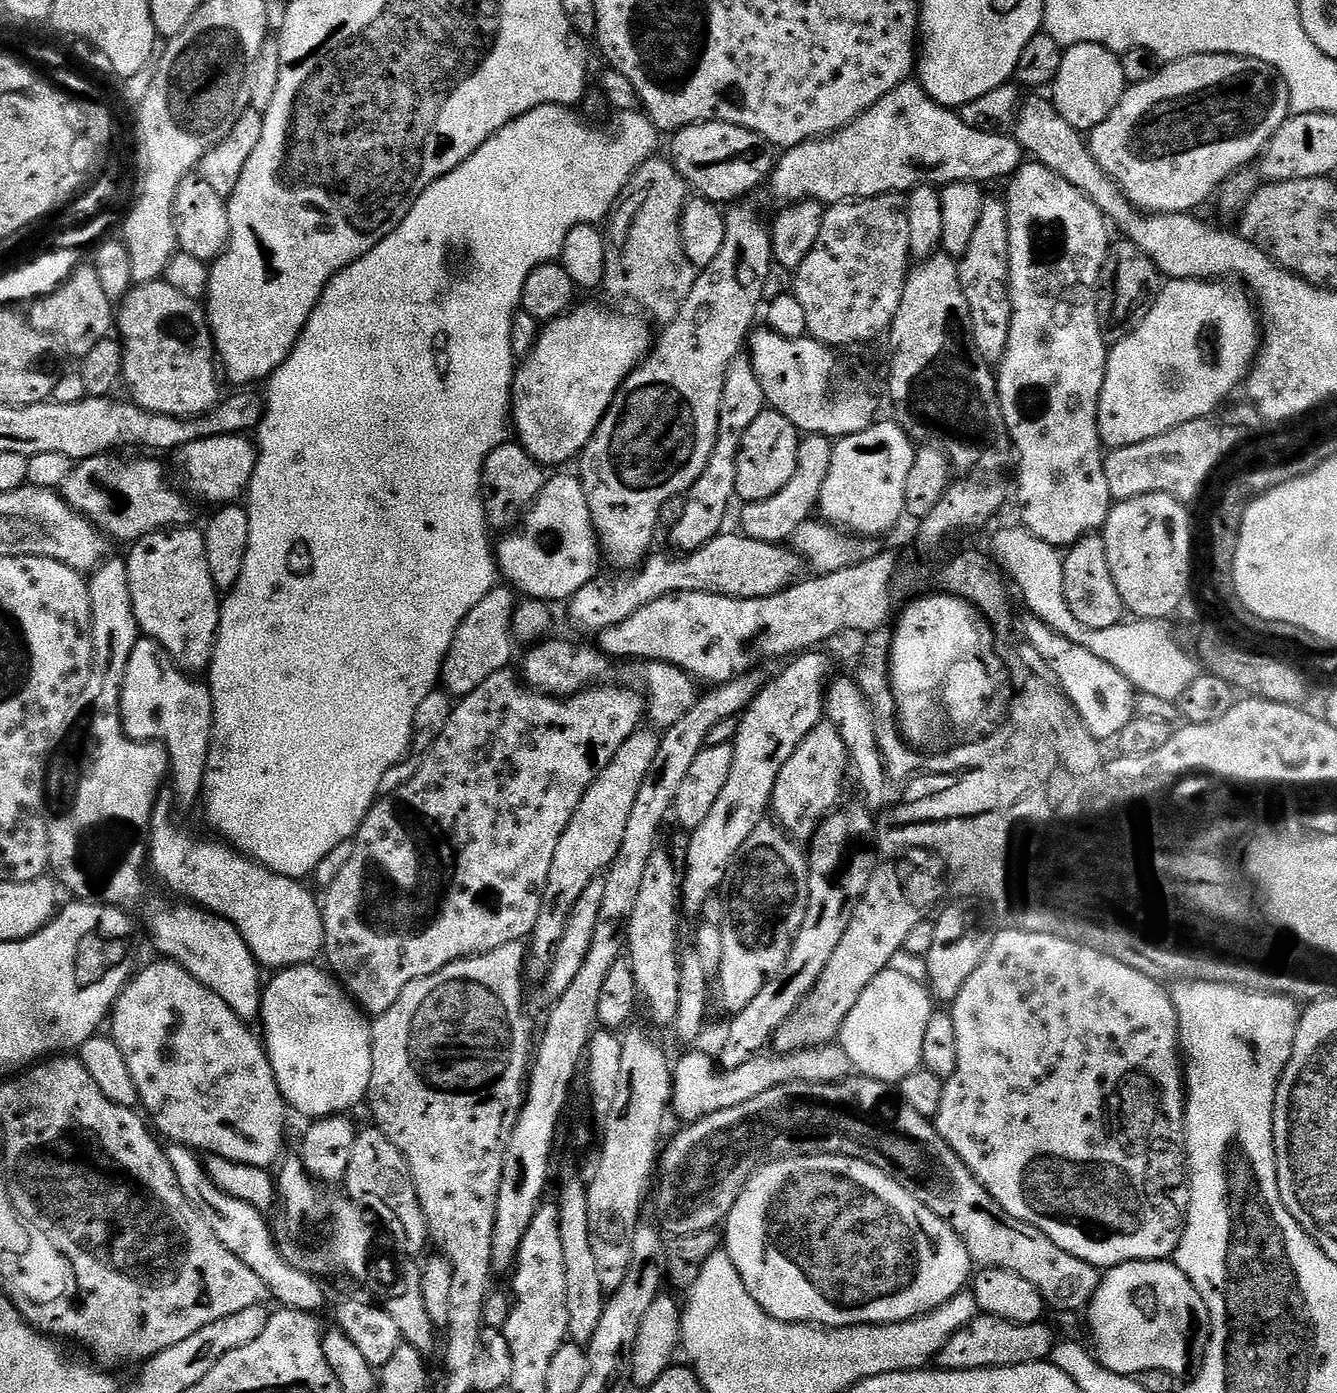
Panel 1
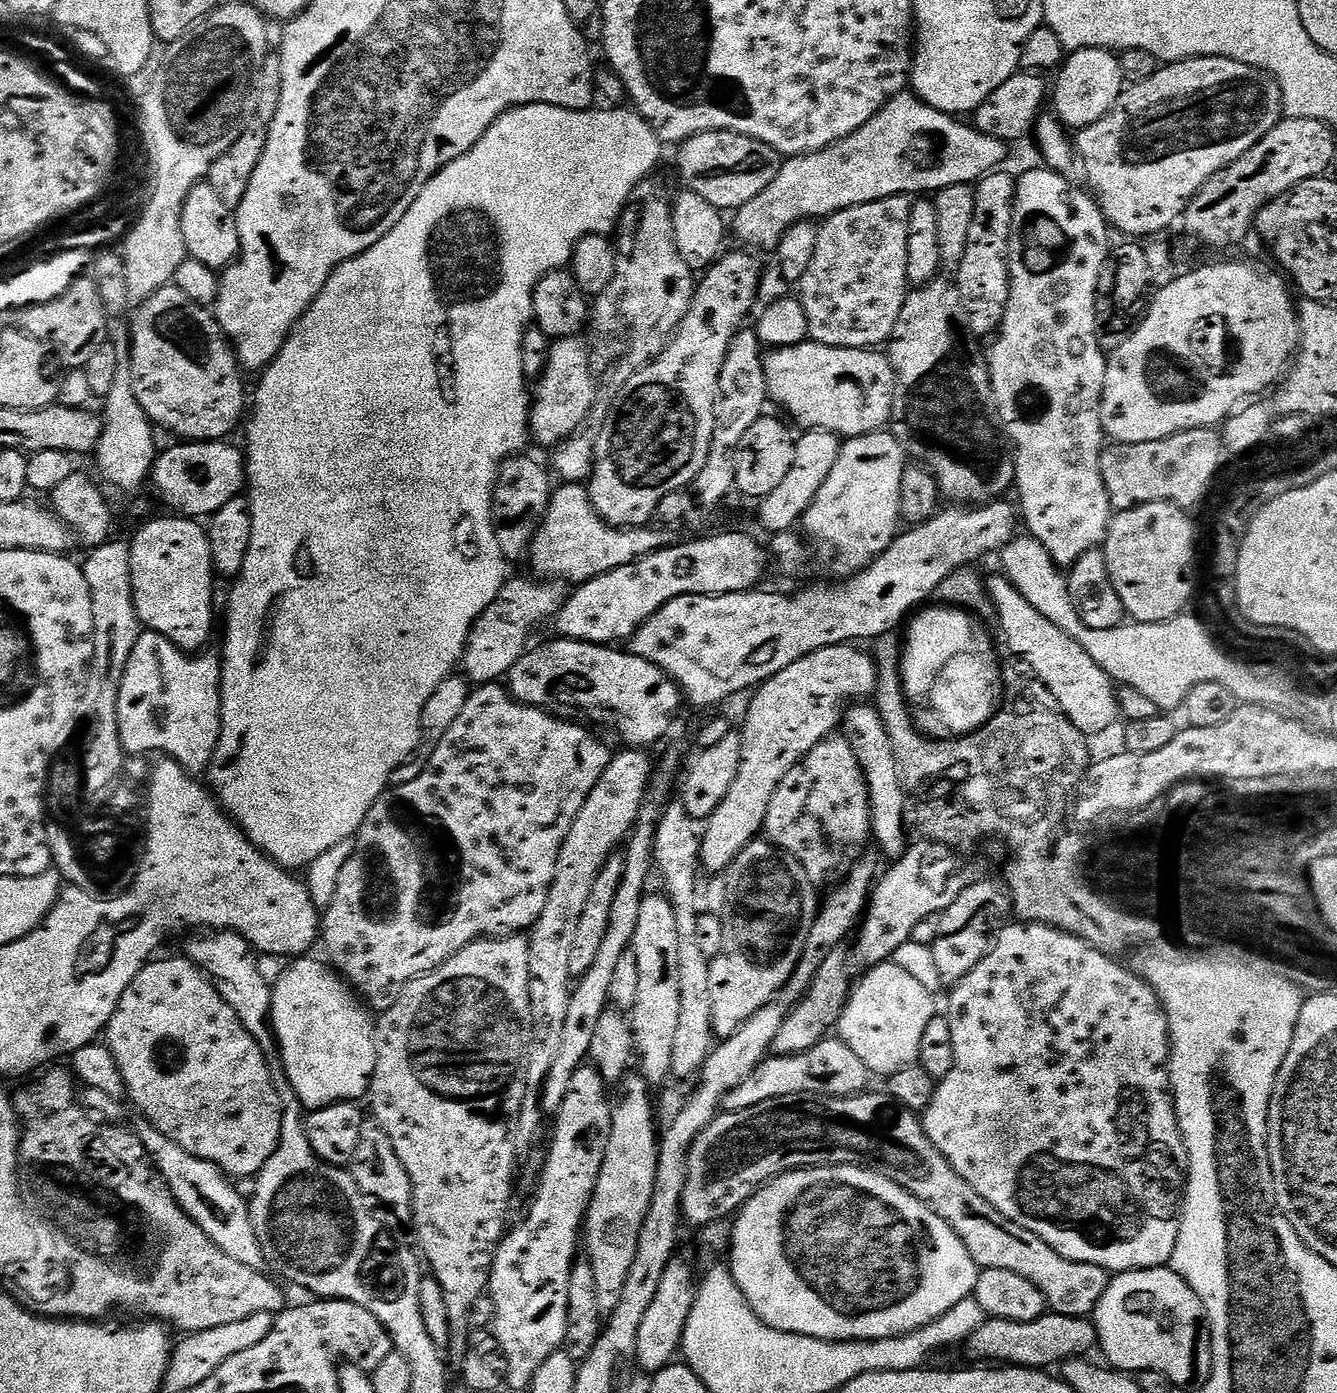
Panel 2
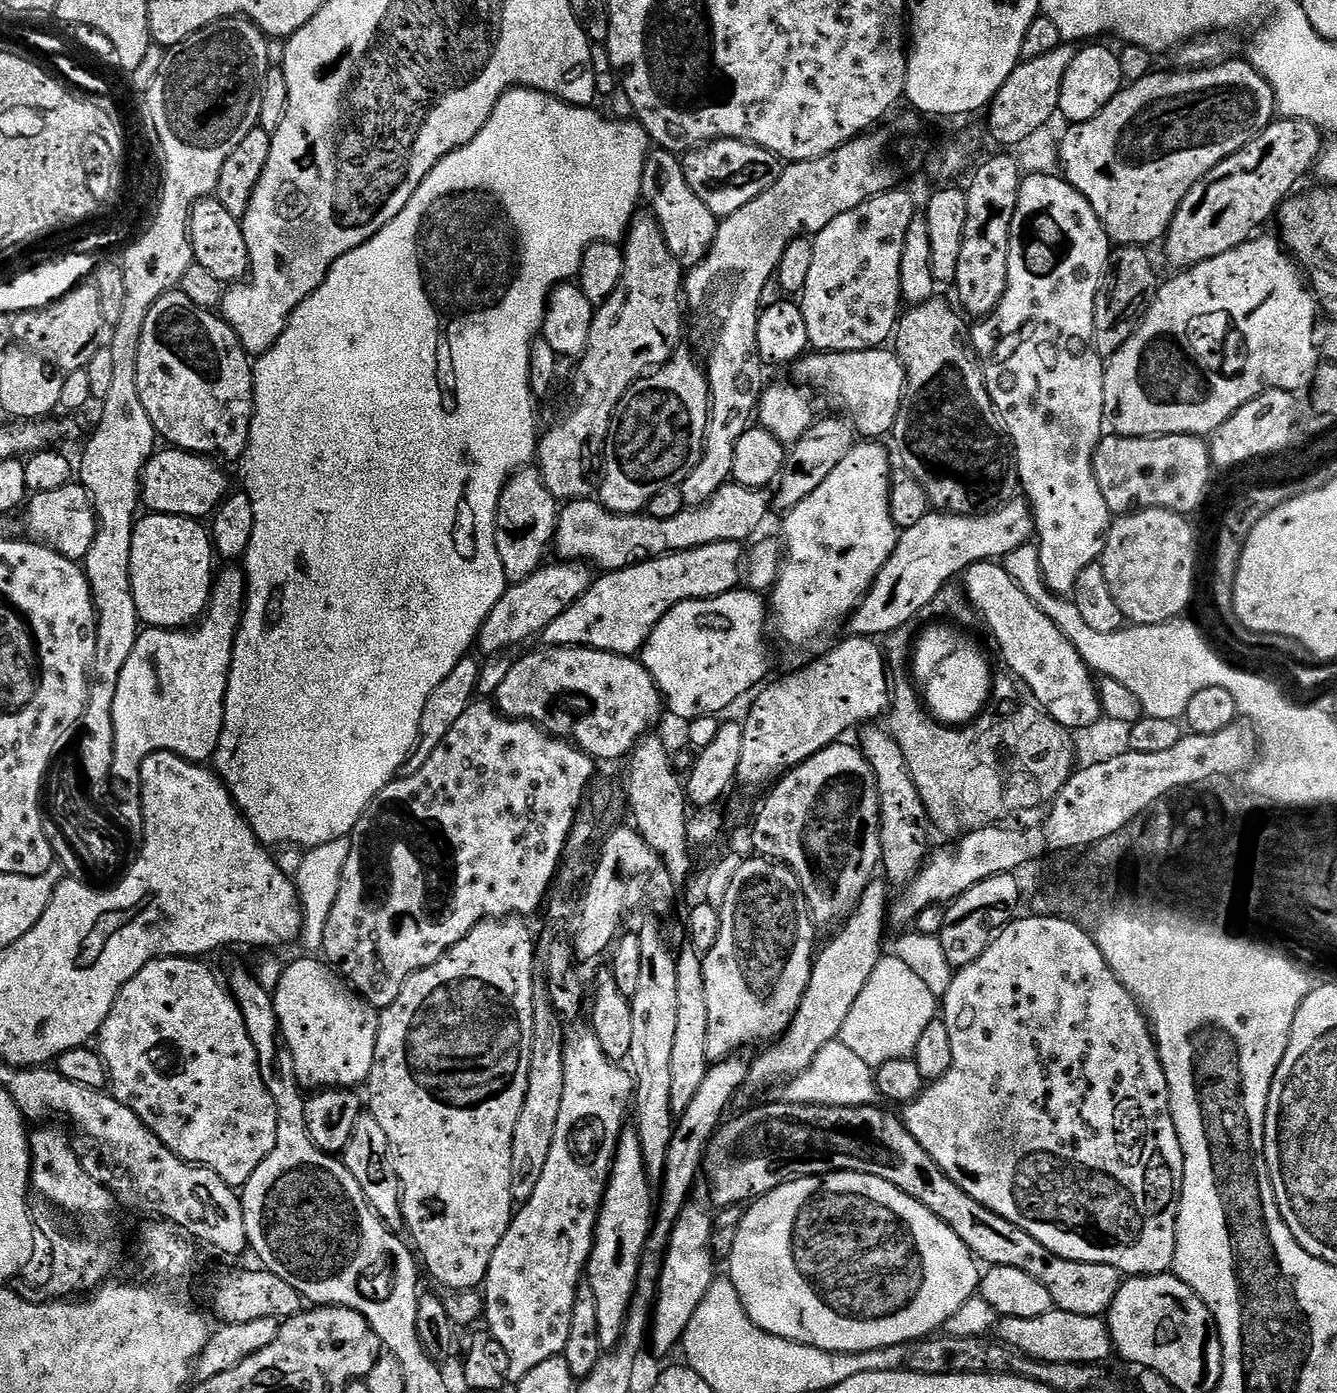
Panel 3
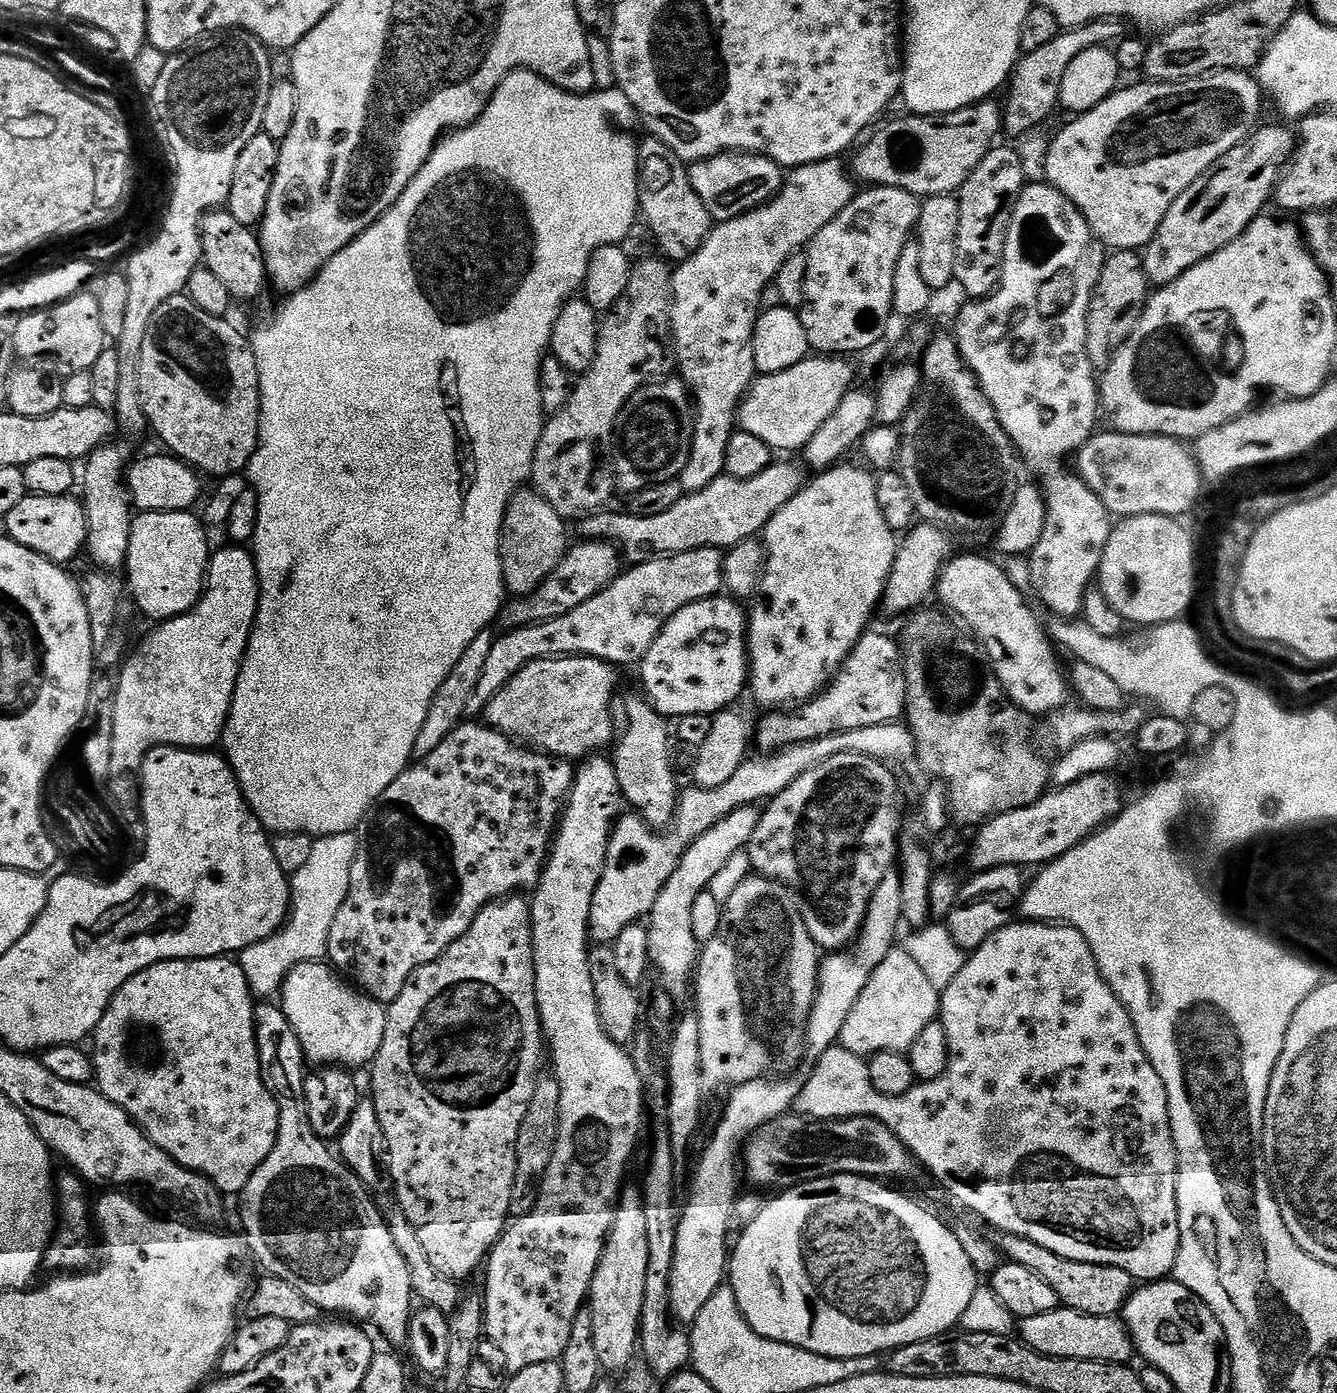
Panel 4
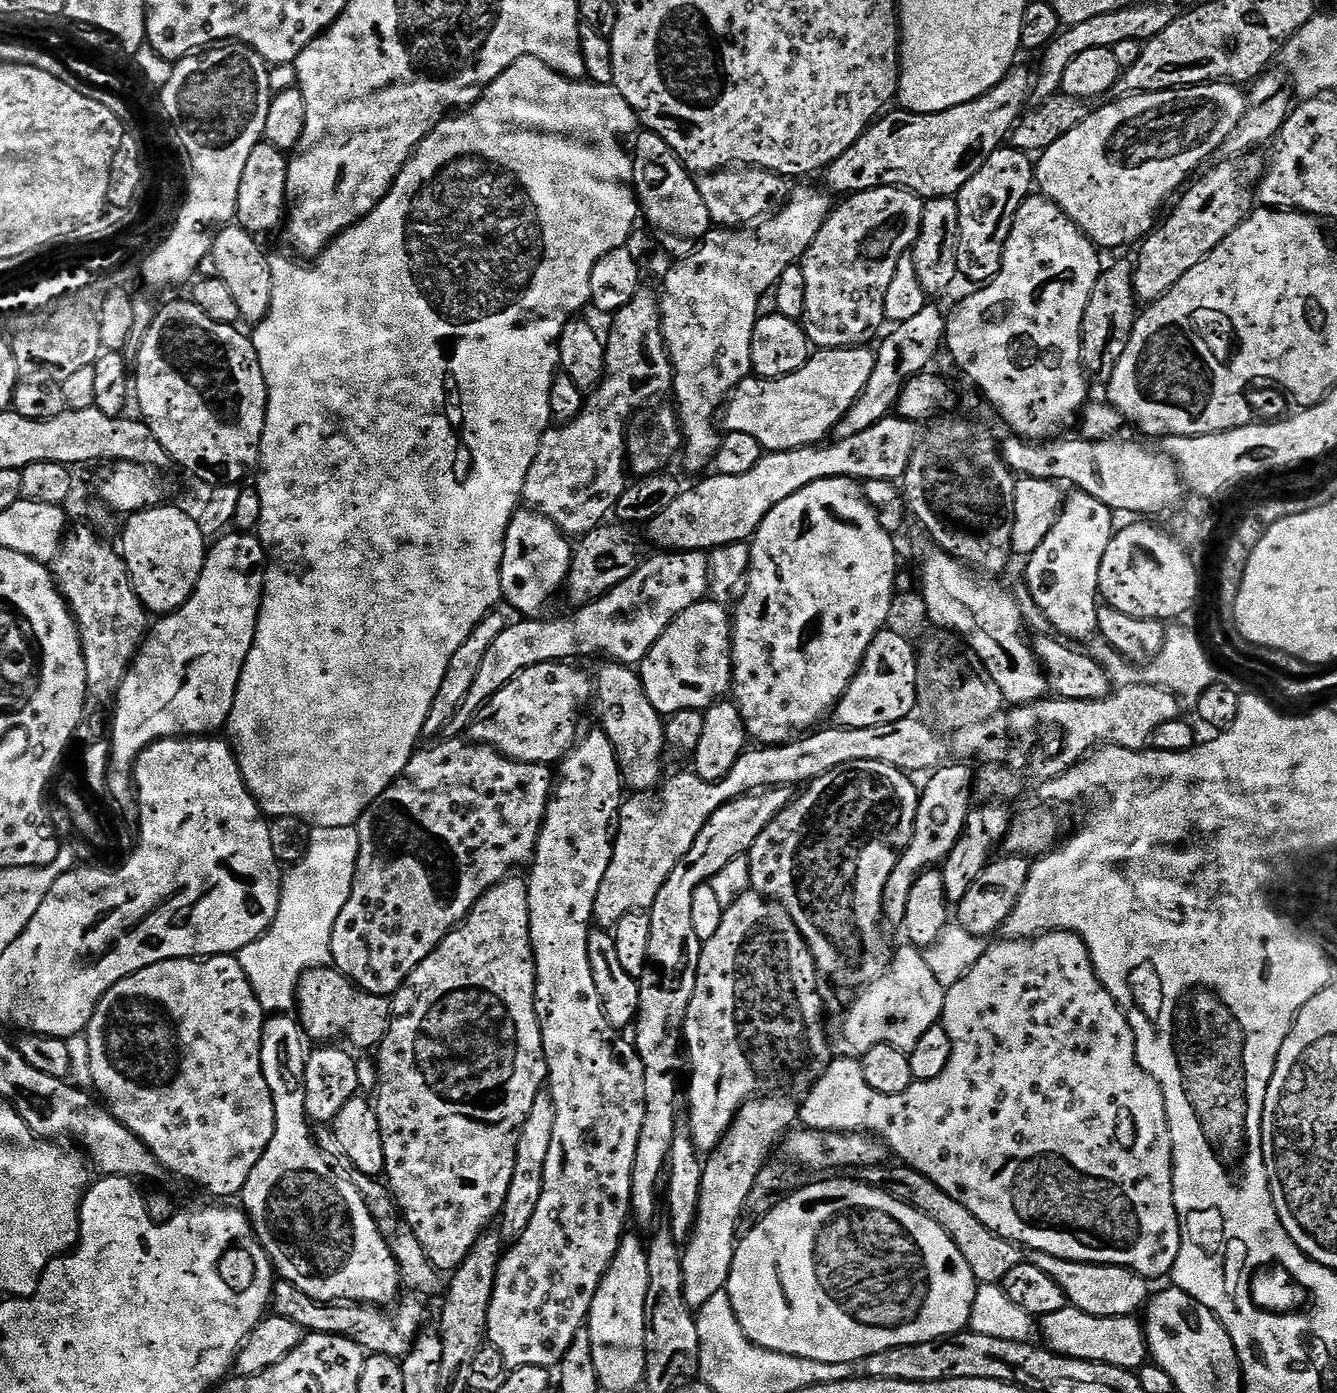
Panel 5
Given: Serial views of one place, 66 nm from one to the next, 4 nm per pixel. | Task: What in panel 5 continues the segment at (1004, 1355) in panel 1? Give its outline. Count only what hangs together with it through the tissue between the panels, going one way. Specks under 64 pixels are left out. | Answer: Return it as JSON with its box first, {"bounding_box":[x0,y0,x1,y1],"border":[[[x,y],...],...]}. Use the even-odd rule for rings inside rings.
{"bounding_box":[1038,1306,1150,1370],"border":[[[1069,1306],[1058,1310],[1058,1314],[1043,1316],[1038,1332],[1044,1335],[1043,1343],[1051,1352],[1069,1356],[1072,1360],[1106,1362],[1110,1366],[1139,1370],[1150,1356],[1143,1323],[1136,1316],[1102,1318]]]}

